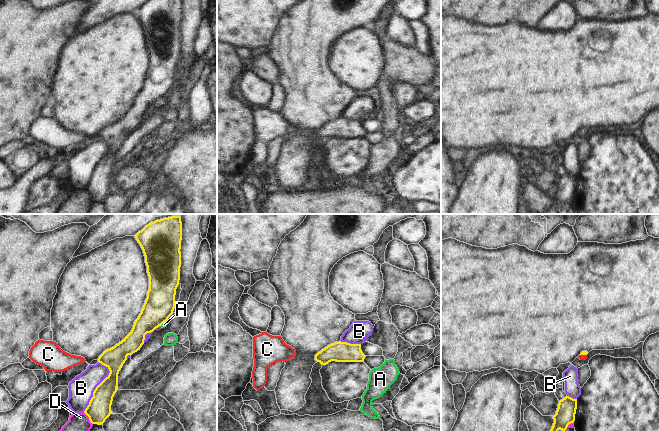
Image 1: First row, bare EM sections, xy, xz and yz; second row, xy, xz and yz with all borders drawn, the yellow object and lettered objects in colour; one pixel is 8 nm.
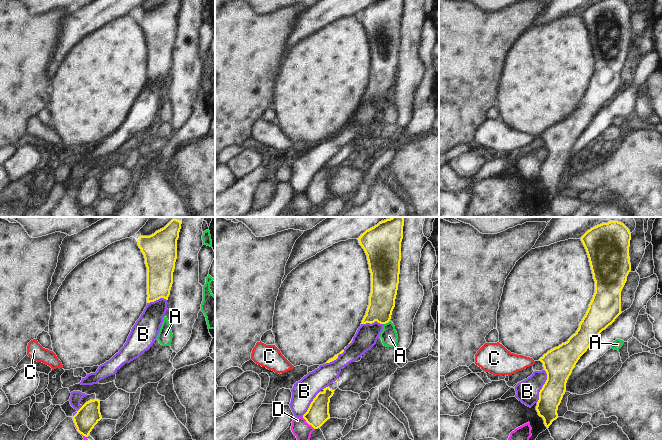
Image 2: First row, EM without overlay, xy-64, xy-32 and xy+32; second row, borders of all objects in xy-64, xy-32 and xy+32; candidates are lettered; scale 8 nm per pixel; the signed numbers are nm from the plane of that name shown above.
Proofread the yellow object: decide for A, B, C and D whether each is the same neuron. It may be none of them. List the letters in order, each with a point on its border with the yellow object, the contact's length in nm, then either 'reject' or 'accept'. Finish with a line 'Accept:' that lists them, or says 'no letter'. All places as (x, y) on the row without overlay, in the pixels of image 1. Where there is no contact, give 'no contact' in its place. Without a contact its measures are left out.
A: xy (163, 98) | 50 nm | reject
B: xy (98, 161) | 420 nm | reject
C: yz (583, 130) | 70 nm | accept
D: xy (89, 194) | 130 nm | reject
Accept: C

